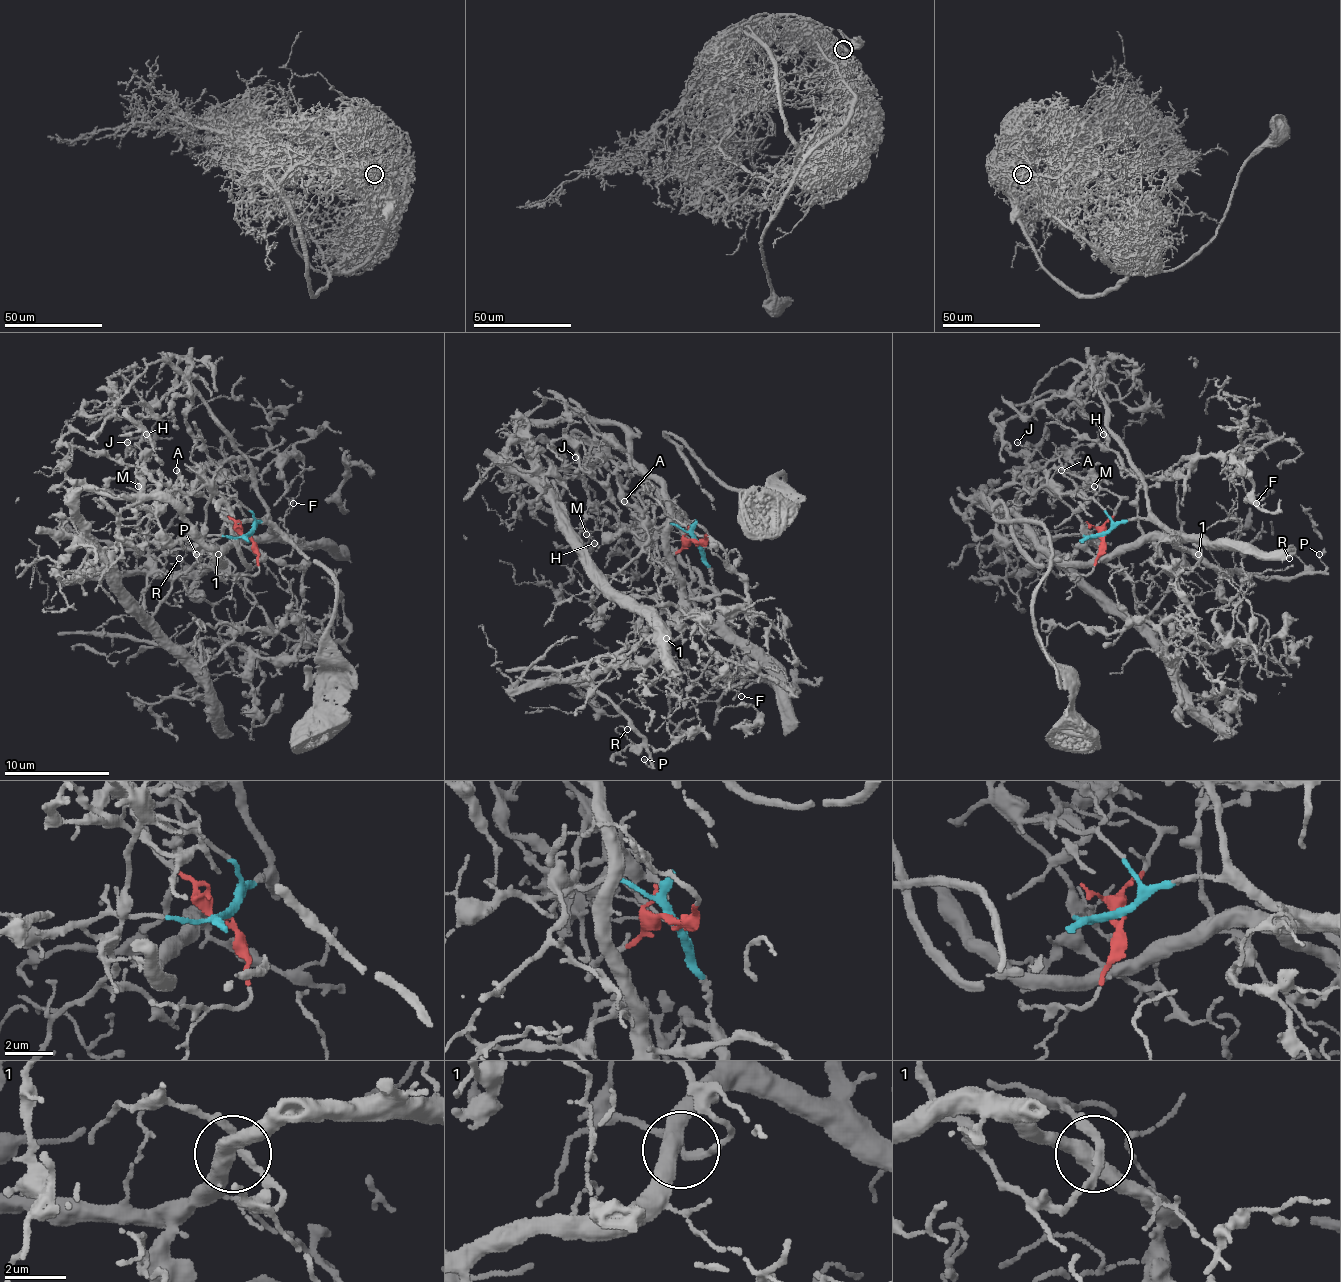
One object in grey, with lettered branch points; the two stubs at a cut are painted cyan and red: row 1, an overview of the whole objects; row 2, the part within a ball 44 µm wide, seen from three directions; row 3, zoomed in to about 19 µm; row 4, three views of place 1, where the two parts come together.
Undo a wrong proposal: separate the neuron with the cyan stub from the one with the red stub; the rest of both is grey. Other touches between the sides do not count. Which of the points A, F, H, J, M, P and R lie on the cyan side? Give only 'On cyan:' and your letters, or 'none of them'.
On cyan: F, P, R

